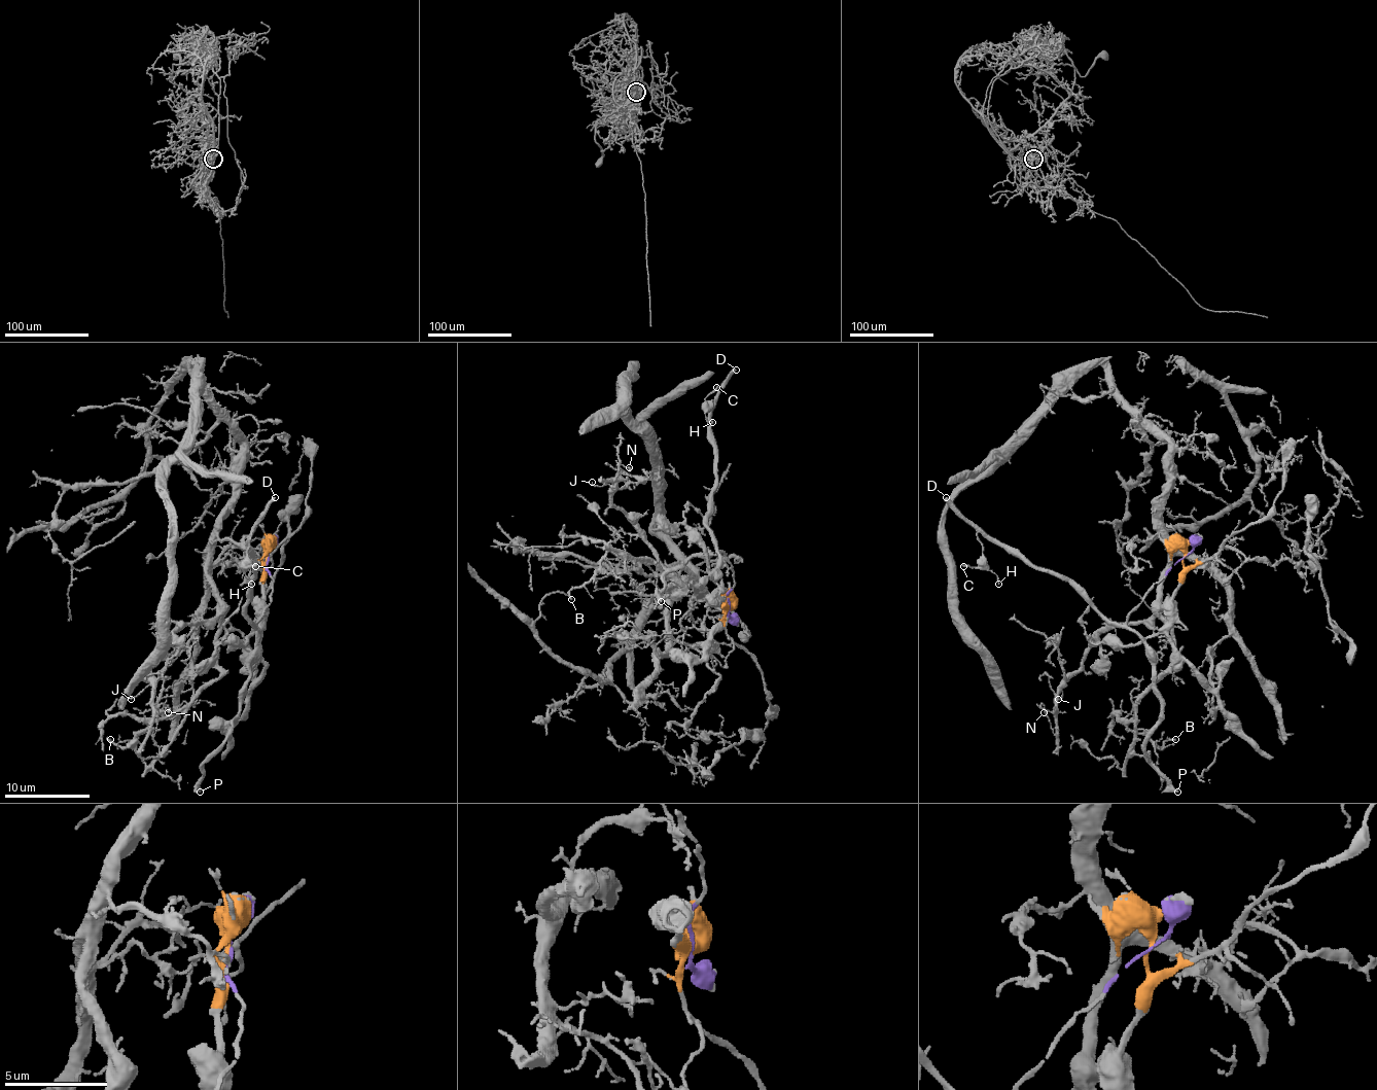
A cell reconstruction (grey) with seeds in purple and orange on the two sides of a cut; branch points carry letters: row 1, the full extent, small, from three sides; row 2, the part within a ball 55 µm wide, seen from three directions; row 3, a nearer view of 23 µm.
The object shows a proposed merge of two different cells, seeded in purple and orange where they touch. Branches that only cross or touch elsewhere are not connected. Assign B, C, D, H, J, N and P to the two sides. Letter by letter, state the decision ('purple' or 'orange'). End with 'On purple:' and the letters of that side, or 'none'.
B: orange
C: purple
D: purple
H: purple
J: orange
N: orange
P: purple
On purple: C, D, H, P

